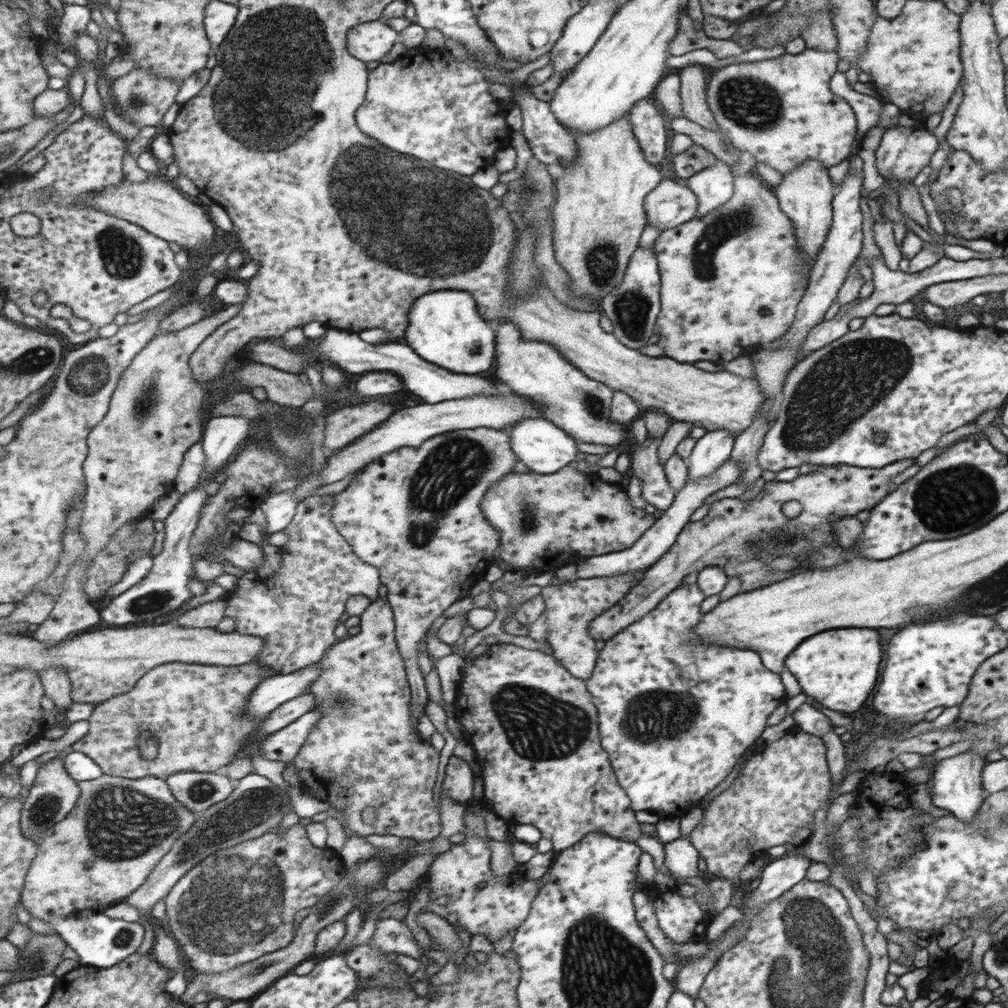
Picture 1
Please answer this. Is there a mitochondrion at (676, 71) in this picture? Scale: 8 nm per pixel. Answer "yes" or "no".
no

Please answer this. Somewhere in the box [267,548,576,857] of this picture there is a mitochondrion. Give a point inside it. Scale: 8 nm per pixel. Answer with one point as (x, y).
(337, 702)

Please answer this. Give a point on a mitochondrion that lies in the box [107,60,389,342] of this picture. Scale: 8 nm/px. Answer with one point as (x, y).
(136, 101)

